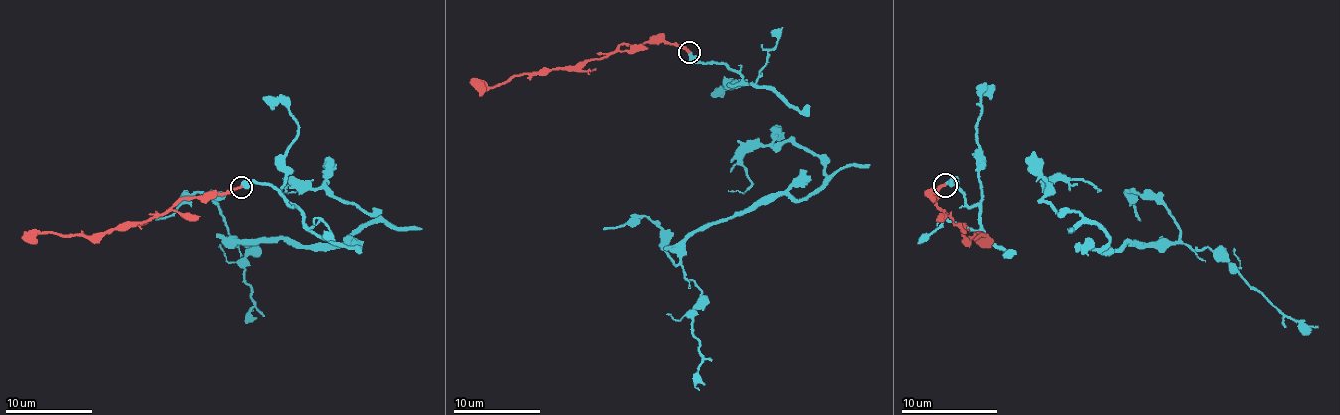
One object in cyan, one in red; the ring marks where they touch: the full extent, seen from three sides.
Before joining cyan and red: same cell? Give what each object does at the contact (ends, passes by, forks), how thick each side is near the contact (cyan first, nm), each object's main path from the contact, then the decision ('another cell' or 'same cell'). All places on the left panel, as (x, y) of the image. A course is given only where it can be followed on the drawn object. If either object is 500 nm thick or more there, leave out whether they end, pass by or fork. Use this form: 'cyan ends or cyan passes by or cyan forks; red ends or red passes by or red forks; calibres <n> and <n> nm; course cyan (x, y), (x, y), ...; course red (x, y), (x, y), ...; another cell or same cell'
cyan ends; red ends; calibres 460 and 240 nm; course cyan (242, 186), (270, 184), (348, 247), (361, 210), (376, 212), (337, 245), (233, 241), (252, 245), (250, 317); course red (242, 186), (179, 199), (152, 219), (129, 223), (124, 228), (111, 228), (89, 236), (29, 232), (22, 238); same cell

